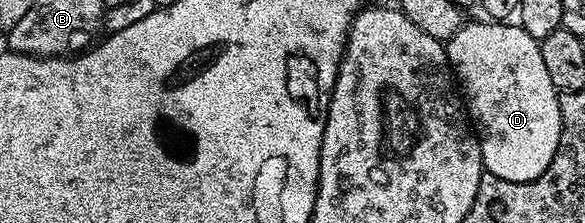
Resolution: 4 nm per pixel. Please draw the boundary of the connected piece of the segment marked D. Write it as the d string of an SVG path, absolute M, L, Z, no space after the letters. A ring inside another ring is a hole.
M504 20L483 21L465 21L460 30L447 39L448 65L452 67L455 81L462 91L471 121L484 129L480 138L480 151L484 157L485 171L502 180L532 182L542 176L546 168L550 168L550 160L554 160L554 152L558 152L562 128L560 94L554 80L550 80L550 72L546 72L537 39L531 38L518 24L509 24Z

